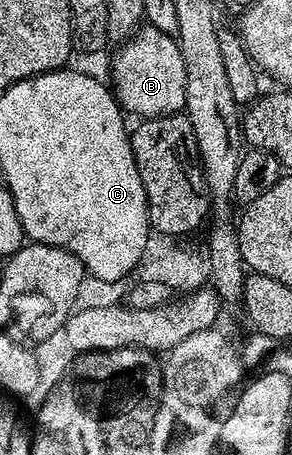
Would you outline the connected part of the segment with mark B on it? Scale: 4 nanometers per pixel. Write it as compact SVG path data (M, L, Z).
M146 23L137 31L131 33L115 49L110 63L112 92L127 114L135 113L135 118L149 119L152 117L165 117L167 113L185 110L188 71L184 71L184 55L180 51L177 40L171 34L162 33L156 27Z

